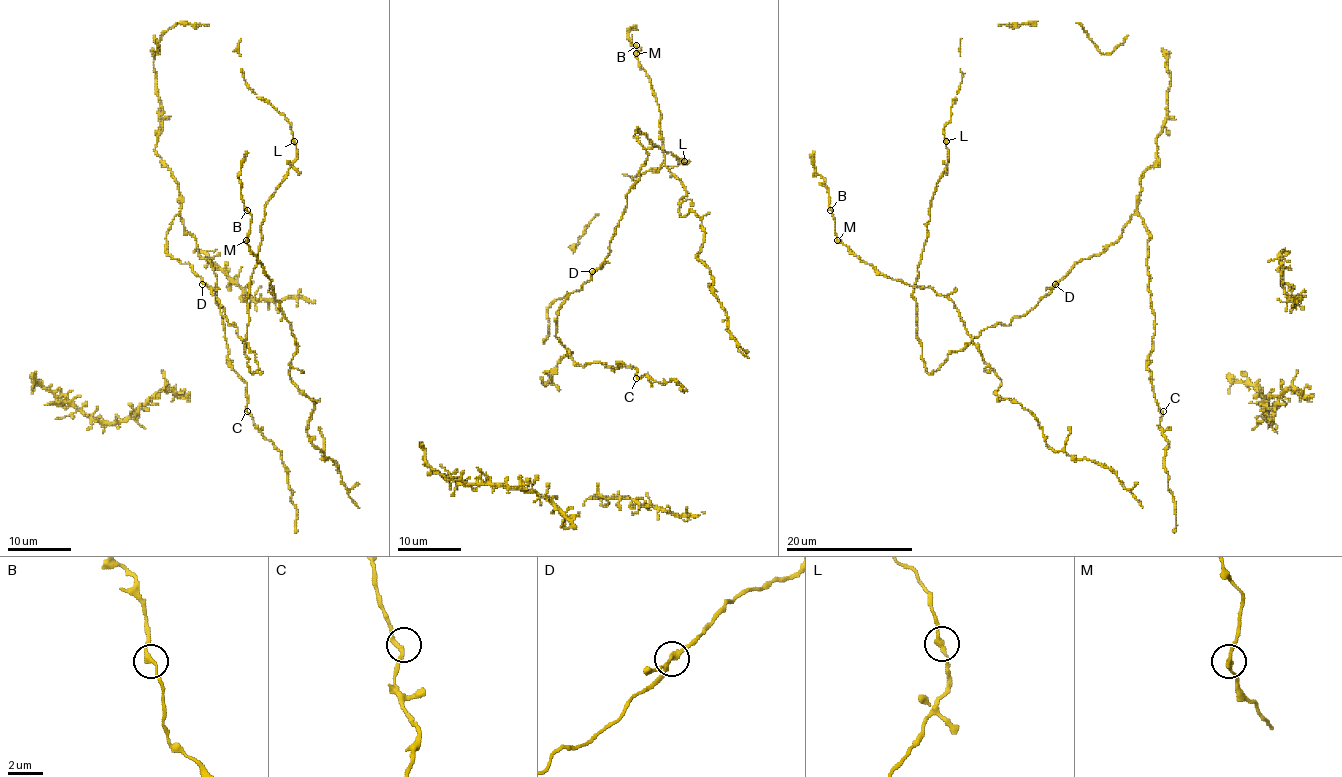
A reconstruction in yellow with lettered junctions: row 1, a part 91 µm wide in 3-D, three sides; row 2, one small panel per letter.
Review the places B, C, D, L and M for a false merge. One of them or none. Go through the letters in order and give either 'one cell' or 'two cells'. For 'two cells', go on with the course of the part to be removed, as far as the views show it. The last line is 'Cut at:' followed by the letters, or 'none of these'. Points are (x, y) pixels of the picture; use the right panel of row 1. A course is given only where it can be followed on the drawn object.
B: one cell
C: one cell
D: one cell
L: one cell
M: one cell
Cut at: none of these

